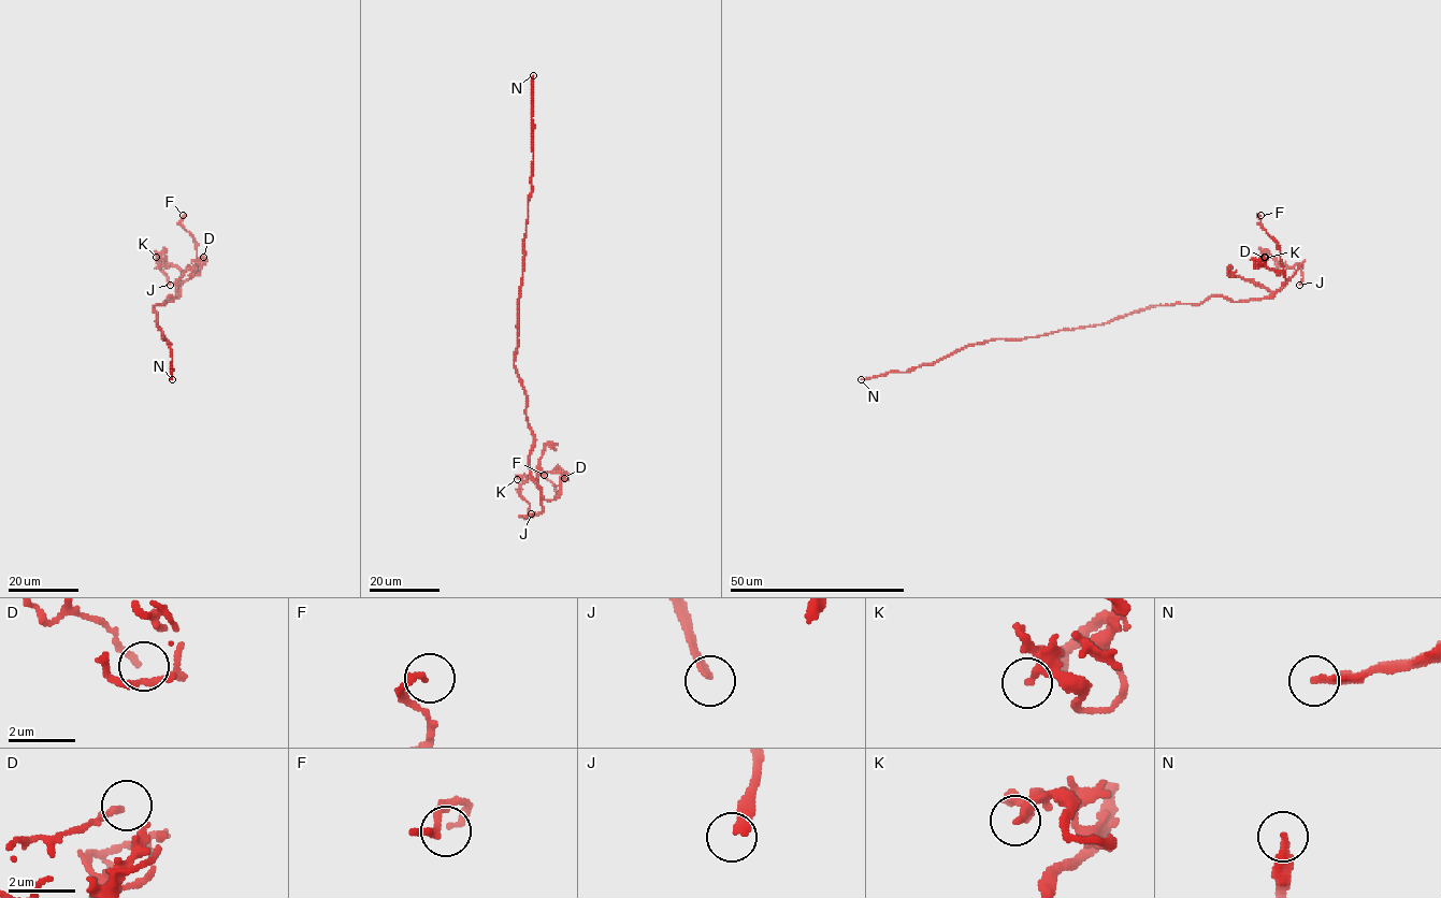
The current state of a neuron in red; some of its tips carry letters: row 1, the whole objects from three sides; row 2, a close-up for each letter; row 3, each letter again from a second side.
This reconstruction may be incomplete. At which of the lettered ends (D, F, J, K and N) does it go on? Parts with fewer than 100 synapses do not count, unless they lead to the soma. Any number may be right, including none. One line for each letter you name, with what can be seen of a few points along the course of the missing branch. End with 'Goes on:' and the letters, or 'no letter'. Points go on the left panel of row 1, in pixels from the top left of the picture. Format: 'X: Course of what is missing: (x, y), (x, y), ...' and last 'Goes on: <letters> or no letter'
J: Course of what is missing: (170, 285), (172, 294), (163, 298), (145, 273), (157, 276), (184, 297)
N: Course of what is missing: (172, 379), (181, 361), (186, 373), (170, 374), (191, 390), (205, 375), (318, 356)
Goes on: J, N

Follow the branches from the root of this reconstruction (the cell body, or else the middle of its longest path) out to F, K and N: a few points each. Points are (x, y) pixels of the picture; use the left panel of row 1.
F: (157, 317), (153, 308), (172, 299), (168, 301), (196, 264), (197, 243), (182, 226), (183, 215)
K: (157, 317), (153, 308), (179, 291), (182, 272), (159, 264), (161, 252), (156, 257)
N: (157, 317), (162, 337), (171, 344), (172, 379)

